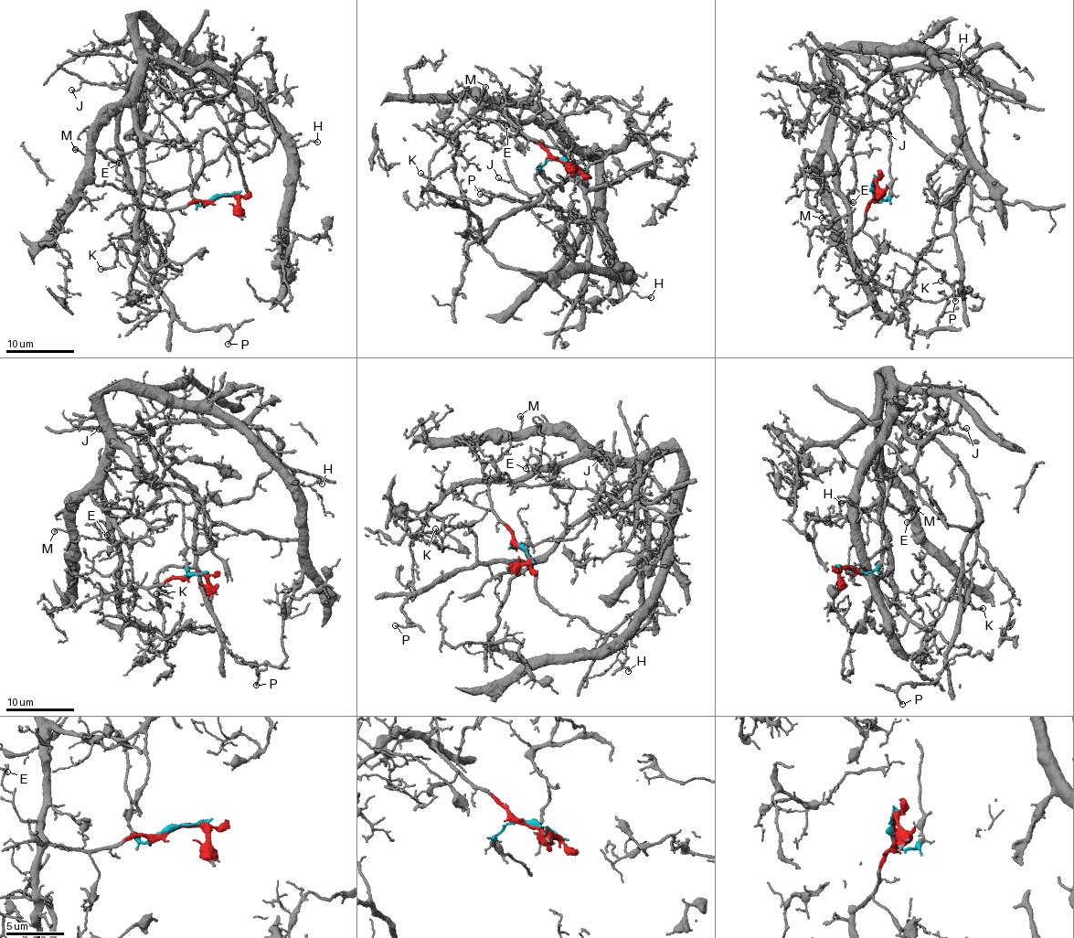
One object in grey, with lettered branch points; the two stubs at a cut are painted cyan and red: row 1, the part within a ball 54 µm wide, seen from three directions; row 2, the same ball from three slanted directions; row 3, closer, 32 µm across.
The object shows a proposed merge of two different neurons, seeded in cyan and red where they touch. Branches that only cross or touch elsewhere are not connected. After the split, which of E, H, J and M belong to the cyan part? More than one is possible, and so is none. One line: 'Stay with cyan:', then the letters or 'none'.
Stay with cyan: E, J

